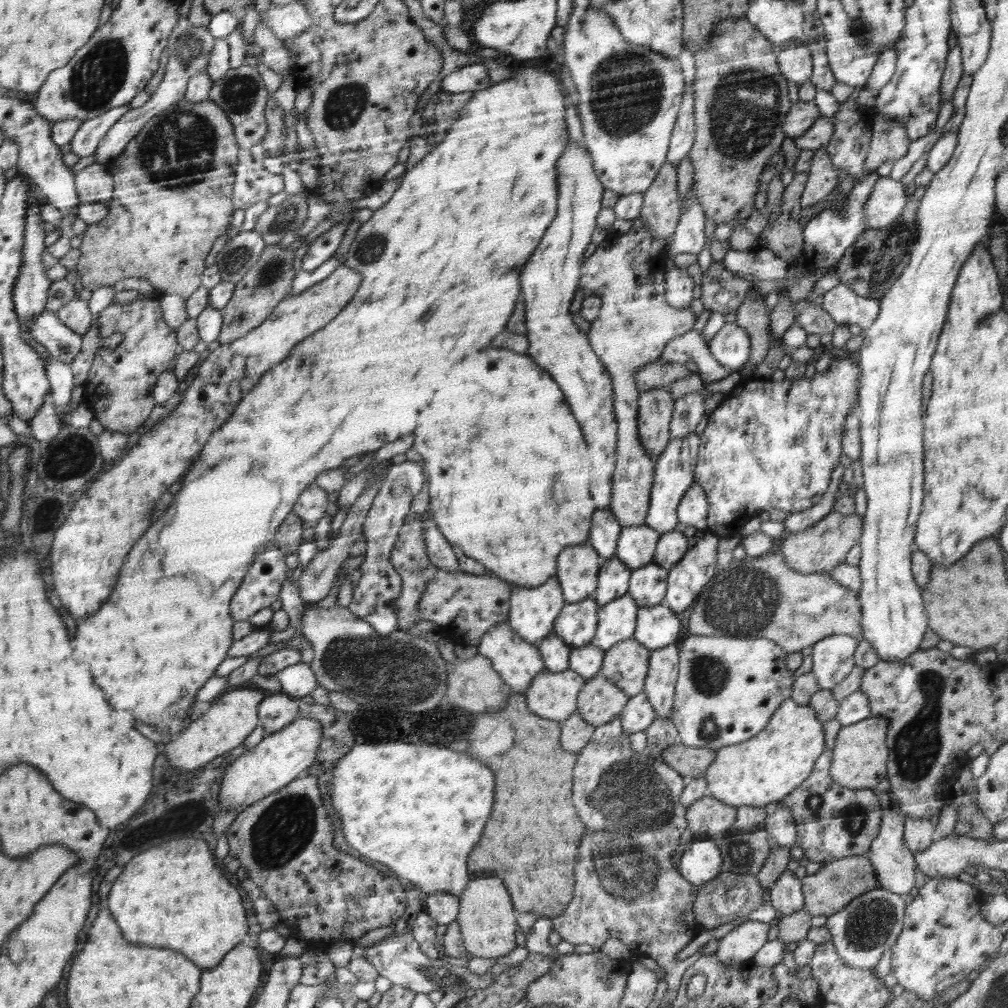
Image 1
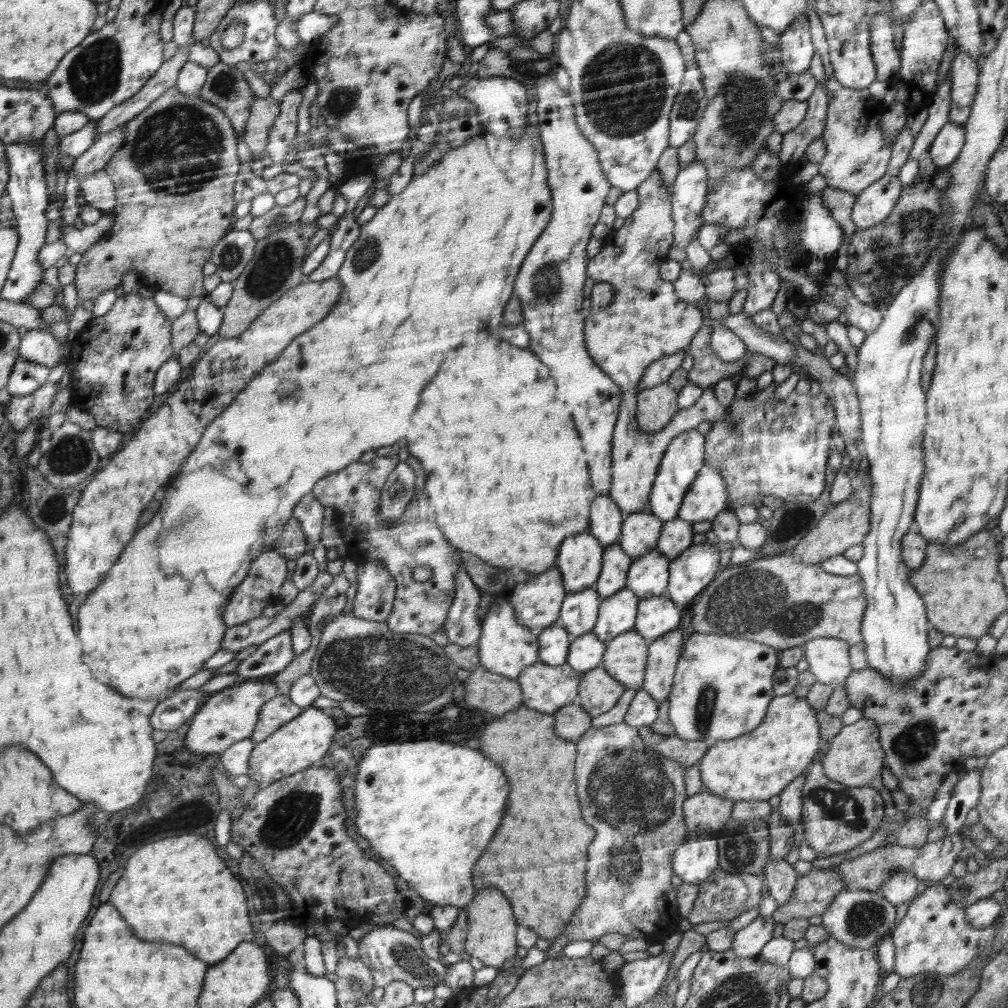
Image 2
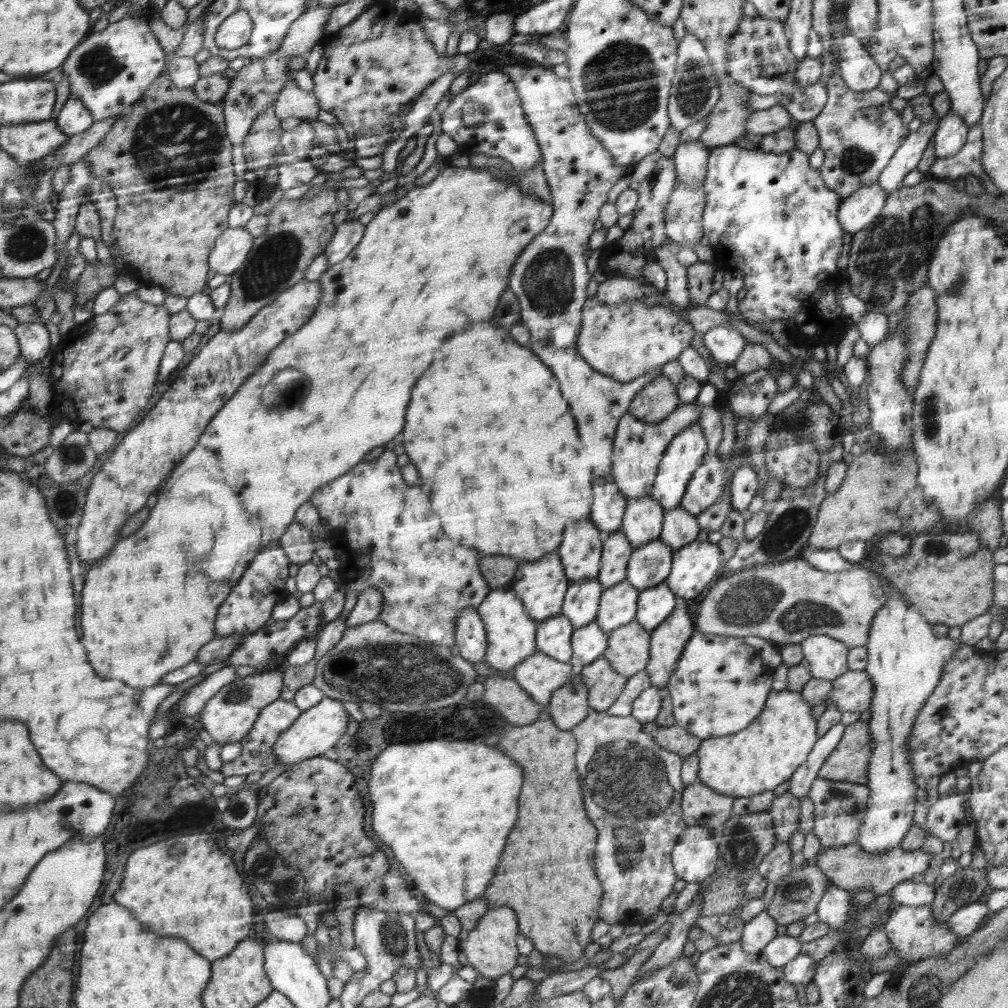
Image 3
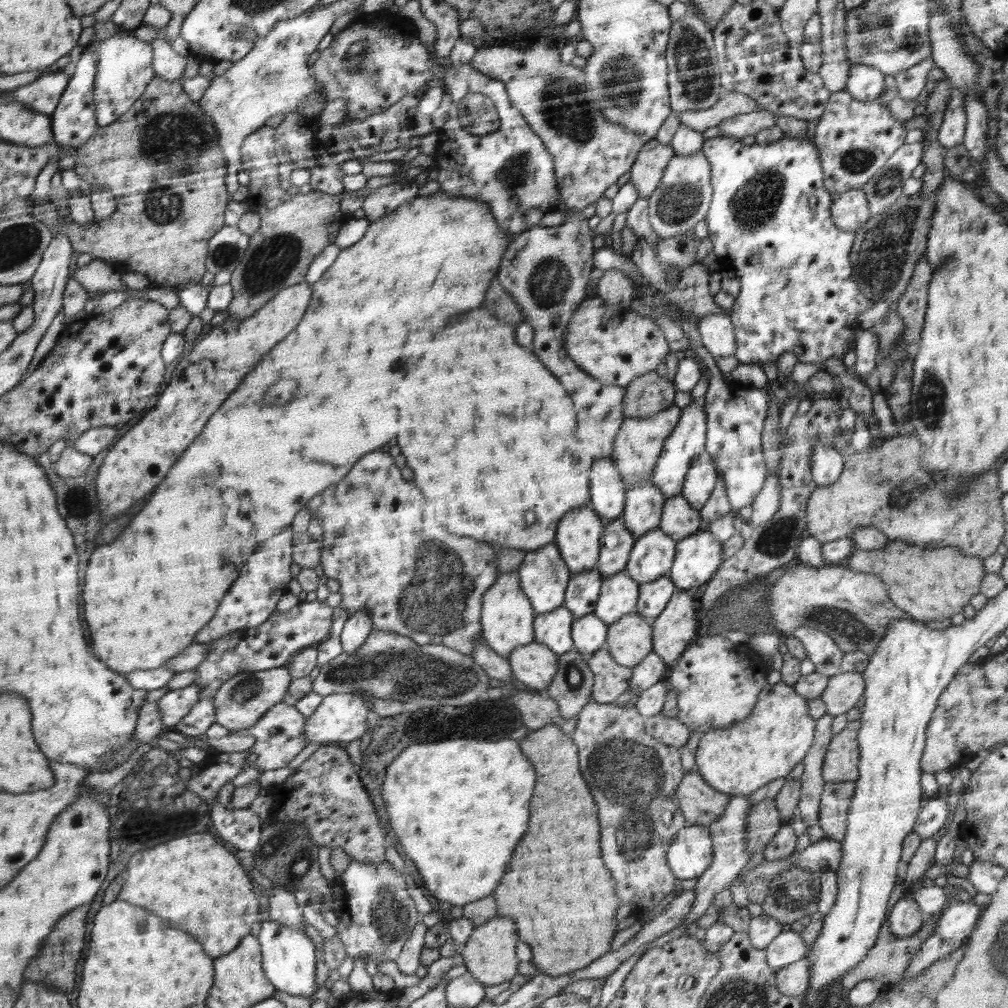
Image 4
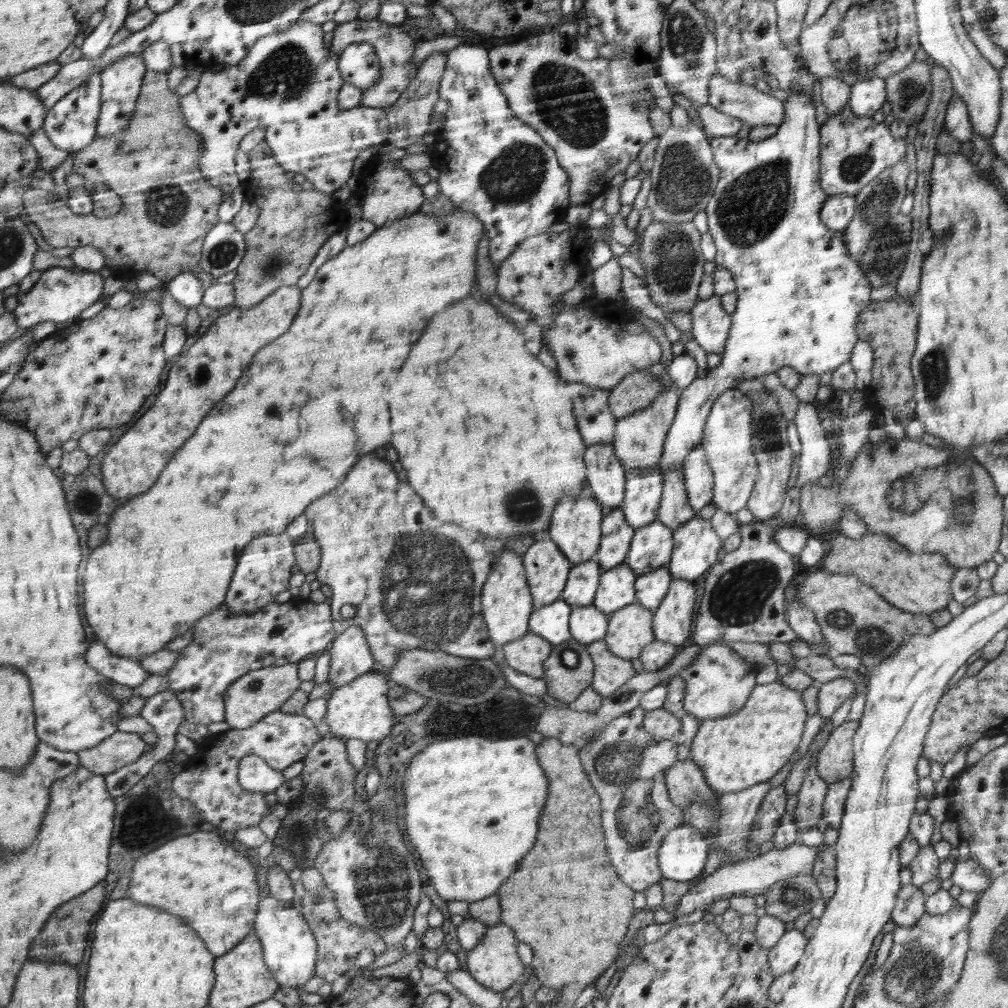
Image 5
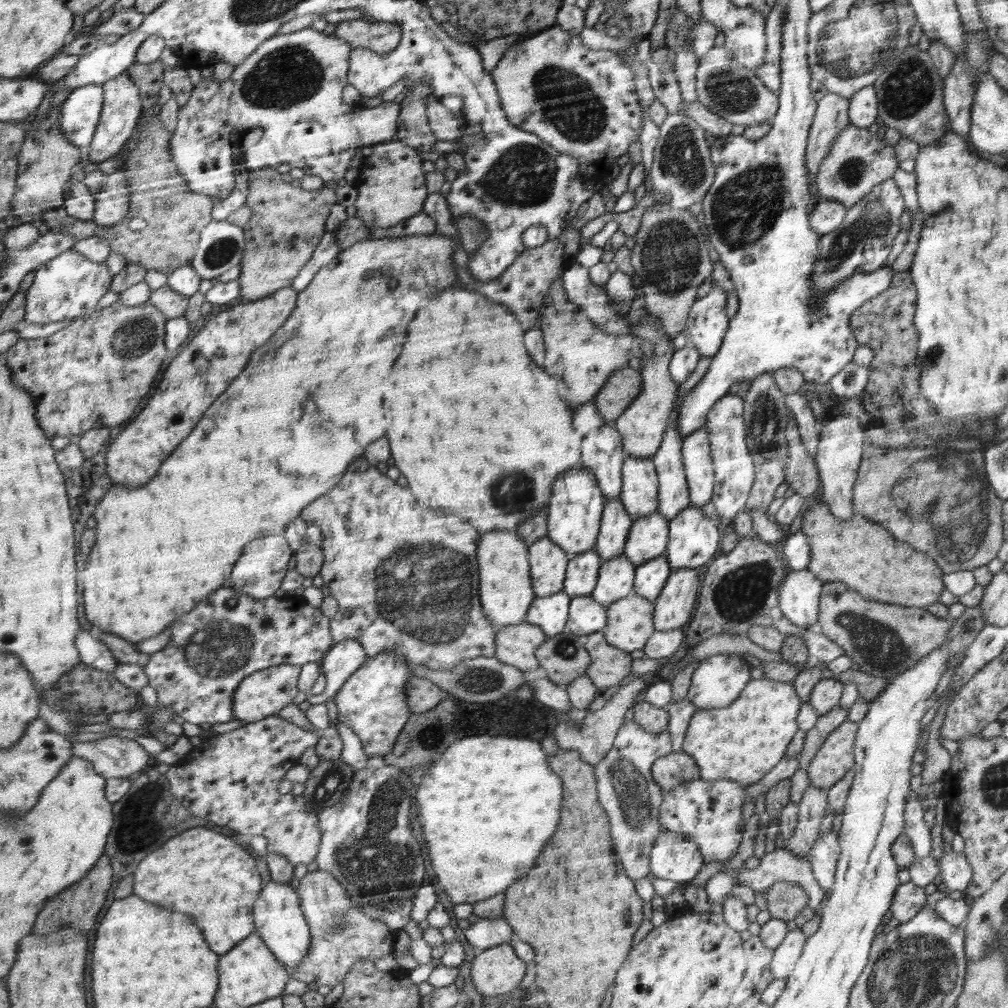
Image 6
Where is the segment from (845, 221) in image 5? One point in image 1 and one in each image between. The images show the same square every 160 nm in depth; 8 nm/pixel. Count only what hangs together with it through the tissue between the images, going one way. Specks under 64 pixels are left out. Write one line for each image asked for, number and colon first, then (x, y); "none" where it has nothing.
1: (884, 205)
2: (875, 203)
3: (861, 209)
4: (850, 211)

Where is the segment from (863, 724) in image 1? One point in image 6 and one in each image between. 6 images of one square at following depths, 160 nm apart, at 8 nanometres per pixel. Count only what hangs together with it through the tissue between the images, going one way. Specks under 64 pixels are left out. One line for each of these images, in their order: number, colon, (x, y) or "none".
2: (855, 757)
3: (849, 761)
4: (841, 761)
5: (835, 760)
6: (835, 759)

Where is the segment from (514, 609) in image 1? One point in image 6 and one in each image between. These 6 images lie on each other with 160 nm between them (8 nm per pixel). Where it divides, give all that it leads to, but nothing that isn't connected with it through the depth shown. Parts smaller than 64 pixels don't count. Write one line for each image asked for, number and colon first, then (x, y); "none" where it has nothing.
2: (538, 600)
3: (542, 585)
4: (544, 575)
5: (546, 566)
6: (548, 561)

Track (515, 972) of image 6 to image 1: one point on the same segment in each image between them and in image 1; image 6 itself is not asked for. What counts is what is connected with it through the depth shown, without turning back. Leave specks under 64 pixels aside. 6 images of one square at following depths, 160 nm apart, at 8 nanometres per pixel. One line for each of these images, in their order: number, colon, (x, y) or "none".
1: (488, 925)
2: (491, 940)
3: (490, 948)
4: (490, 954)
5: (494, 963)

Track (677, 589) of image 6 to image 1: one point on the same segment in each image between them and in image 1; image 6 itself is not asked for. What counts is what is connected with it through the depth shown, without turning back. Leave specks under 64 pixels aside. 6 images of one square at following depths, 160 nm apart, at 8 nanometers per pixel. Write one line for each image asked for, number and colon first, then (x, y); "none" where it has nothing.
1: (660, 684)
2: (665, 651)
3: (669, 638)
4: (675, 626)
5: (673, 618)

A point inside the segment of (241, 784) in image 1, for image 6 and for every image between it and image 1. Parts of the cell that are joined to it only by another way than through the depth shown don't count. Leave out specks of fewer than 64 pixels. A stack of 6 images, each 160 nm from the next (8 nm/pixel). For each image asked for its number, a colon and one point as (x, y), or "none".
2: (298, 744)
3: (318, 729)
4: (341, 718)
5: (360, 709)
6: (373, 702)

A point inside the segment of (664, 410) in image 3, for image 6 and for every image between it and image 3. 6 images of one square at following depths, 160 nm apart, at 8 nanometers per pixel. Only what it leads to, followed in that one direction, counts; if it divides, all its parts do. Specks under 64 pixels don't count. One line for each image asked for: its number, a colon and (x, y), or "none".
4: (649, 394)
5: (635, 392)
6: (623, 387)

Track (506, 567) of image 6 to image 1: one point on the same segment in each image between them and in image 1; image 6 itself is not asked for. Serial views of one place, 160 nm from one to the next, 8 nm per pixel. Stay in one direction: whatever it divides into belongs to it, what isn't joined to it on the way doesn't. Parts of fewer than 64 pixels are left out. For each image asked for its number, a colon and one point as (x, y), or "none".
1: (518, 661)
2: (505, 646)
3: (511, 634)
4: (509, 617)
5: (508, 604)

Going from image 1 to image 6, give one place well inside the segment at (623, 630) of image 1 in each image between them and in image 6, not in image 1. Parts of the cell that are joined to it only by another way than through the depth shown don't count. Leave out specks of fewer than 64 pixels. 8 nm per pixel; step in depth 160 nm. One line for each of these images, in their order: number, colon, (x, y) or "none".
2: (618, 615)
3: (619, 609)
4: (620, 591)
5: (617, 591)
6: (616, 579)

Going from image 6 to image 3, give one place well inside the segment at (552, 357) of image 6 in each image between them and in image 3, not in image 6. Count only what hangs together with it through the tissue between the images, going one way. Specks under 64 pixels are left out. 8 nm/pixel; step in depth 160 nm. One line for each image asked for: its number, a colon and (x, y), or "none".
3: (635, 339)
4: (615, 349)
5: (584, 343)

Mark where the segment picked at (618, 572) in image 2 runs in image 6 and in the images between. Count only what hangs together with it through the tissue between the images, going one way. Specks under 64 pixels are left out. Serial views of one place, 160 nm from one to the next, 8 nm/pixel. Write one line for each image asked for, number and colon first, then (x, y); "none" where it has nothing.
3: (616, 552)
4: (614, 555)
5: (617, 534)
6: (616, 522)

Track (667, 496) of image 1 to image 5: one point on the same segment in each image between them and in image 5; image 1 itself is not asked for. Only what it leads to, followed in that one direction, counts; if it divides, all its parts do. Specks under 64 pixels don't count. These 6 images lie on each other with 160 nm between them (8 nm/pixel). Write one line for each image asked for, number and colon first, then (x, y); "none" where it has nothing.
2: (686, 454)
3: (685, 453)
4: (688, 439)
5: (800, 294)

